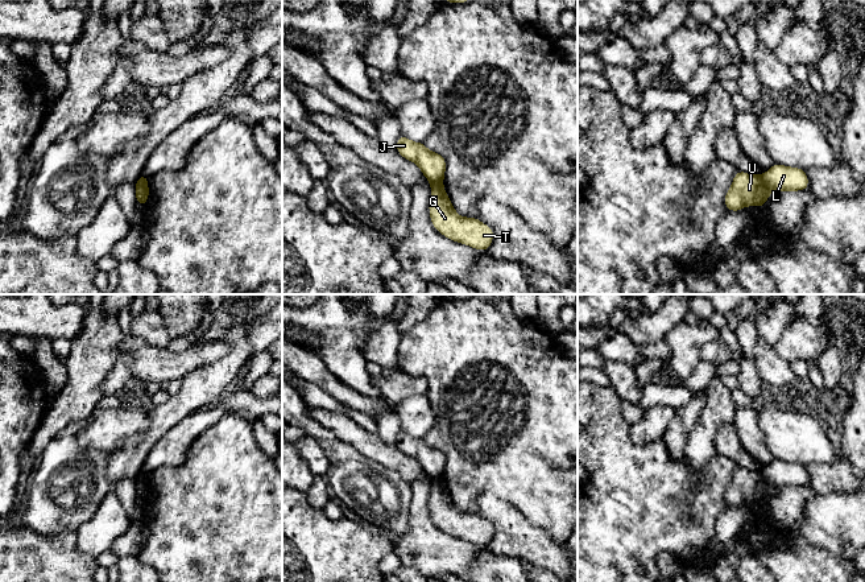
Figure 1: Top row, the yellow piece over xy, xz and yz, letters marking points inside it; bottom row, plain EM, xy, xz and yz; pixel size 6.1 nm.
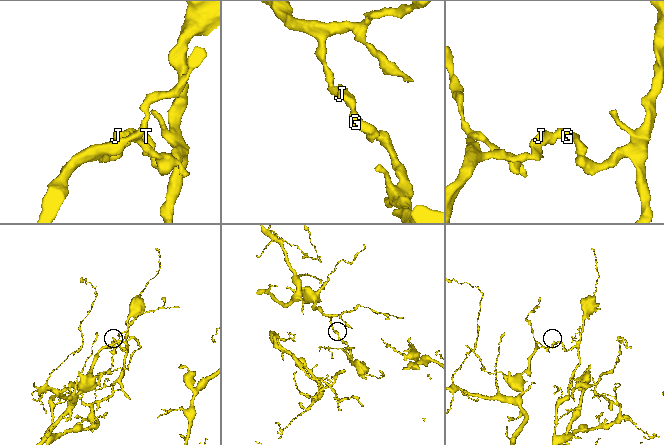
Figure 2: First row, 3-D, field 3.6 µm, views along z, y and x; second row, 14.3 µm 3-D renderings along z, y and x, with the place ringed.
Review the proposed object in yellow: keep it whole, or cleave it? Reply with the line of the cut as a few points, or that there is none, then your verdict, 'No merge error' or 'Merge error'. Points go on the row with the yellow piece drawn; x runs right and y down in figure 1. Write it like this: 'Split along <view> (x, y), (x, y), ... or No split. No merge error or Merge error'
Split along yz (760, 176), (760, 180), (770, 190). Merge error

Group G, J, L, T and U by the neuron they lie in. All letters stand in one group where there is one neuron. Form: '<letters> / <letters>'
G L T / J U

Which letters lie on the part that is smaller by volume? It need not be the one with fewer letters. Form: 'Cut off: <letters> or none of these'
Cut off: G, L, T

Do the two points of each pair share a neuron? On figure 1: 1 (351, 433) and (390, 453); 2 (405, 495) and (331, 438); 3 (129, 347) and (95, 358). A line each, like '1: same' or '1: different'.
1: same
2: same
3: different

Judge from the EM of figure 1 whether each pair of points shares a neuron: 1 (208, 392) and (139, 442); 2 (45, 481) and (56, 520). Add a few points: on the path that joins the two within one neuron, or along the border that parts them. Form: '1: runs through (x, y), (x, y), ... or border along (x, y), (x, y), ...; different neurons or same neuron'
1: runs through (191, 396), (156, 429); same neuron
2: runs through (50, 490), (53, 511); same neuron

